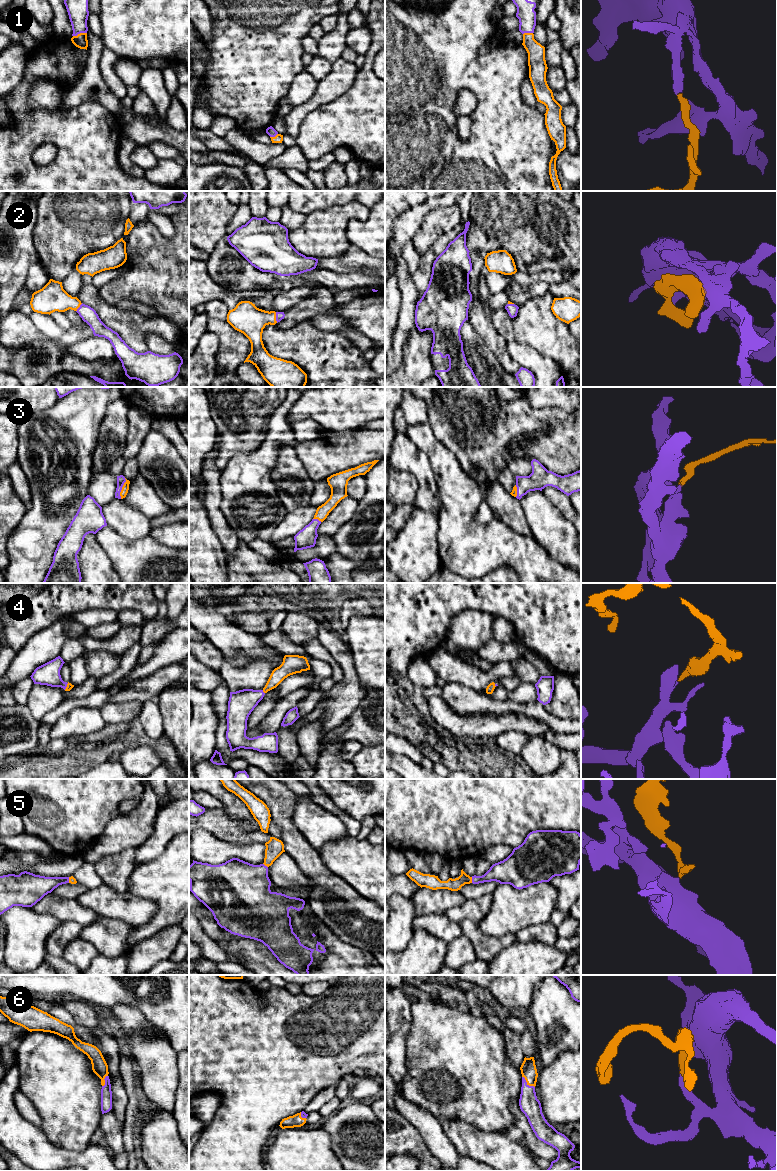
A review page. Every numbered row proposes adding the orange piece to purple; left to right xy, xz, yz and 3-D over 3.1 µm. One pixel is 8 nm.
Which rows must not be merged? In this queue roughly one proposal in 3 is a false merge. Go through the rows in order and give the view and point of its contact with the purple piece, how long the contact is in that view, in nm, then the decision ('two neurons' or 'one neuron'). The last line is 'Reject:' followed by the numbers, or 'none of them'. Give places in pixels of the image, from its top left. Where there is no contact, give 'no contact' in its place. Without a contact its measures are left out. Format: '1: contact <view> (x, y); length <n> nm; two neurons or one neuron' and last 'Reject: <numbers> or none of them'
1: contact xy (79, 33); length 120 nm; one neuron
2: contact xz (276, 317); length 90 nm; one neuron
3: contact xy (121, 488); length 170 nm; one neuron
4: contact xz (263, 692); length 40 nm; one neuron
5: contact yz (472, 880); length 50 nm; one neuron
6: contact yz (526, 1083); length 140 nm; one neuron
Reject: none of them

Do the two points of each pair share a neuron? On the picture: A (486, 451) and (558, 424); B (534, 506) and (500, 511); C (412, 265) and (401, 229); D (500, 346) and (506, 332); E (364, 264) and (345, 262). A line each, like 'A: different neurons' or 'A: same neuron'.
A: same neuron
B: different neurons
C: different neurons
D: different neurons
E: same neuron

